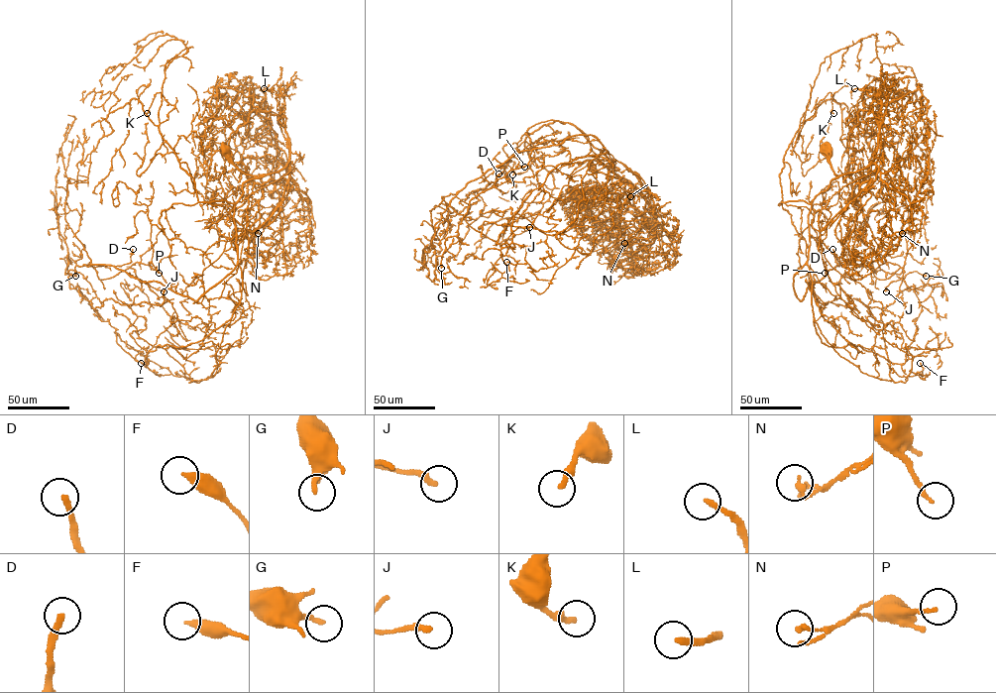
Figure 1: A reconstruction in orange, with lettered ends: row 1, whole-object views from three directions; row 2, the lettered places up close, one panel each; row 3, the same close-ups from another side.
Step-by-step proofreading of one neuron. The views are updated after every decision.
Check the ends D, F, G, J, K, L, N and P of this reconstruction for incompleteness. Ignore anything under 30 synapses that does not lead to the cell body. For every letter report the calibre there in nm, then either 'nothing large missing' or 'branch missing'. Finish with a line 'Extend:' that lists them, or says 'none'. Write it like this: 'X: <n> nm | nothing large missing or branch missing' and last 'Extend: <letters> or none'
D: 240 nm | branch missing
F: 360 nm | nothing large missing
G: 200 nm | nothing large missing
J: 240 nm | nothing large missing
K: 280 nm | nothing large missing
L: 200 nm | branch missing
N: 200 nm | nothing large missing
P: 130 nm | nothing large missing
Extend: D, L

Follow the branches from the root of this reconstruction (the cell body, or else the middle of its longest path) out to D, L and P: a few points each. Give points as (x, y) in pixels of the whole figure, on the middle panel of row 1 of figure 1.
D: (589, 167), (629, 182), (608, 171), (604, 146), (592, 135), (516, 152), (482, 177), (494, 182), (498, 173)
L: (589, 167), (639, 191), (655, 213), (647, 226), (650, 228), (644, 229), (637, 221), (630, 196)
P: (589, 167), (629, 182), (575, 126), (552, 120), (525, 133), (530, 143), (516, 158), (524, 167)

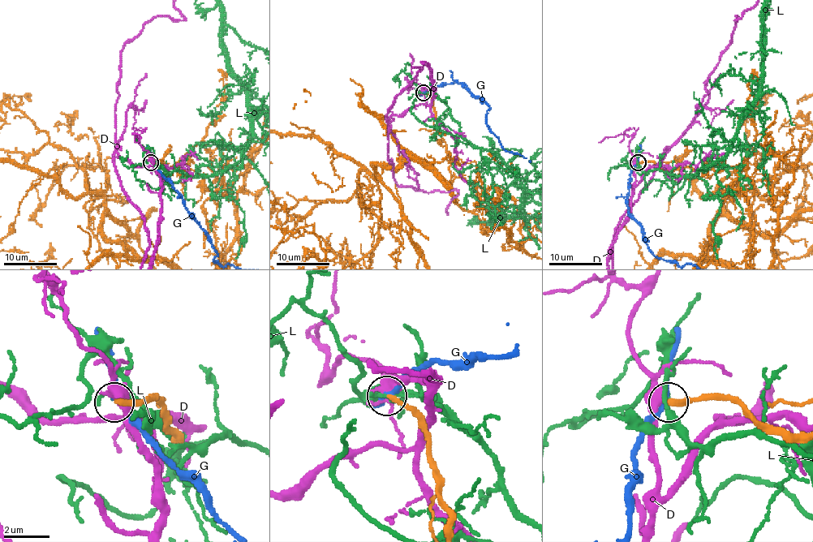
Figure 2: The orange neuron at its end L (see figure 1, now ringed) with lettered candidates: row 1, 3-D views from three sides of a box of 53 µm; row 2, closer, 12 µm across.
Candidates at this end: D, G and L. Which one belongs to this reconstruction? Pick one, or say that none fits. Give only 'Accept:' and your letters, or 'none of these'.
Accept: none of these

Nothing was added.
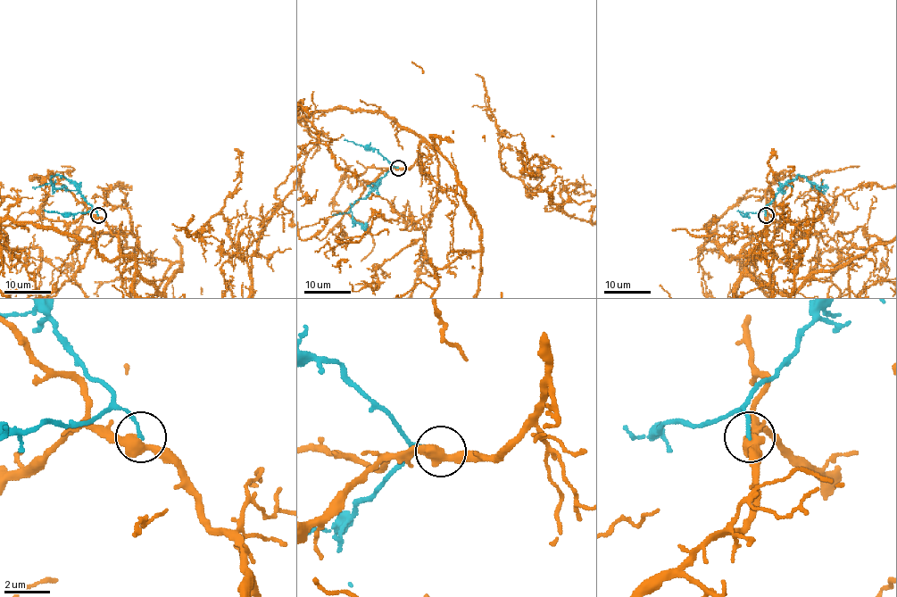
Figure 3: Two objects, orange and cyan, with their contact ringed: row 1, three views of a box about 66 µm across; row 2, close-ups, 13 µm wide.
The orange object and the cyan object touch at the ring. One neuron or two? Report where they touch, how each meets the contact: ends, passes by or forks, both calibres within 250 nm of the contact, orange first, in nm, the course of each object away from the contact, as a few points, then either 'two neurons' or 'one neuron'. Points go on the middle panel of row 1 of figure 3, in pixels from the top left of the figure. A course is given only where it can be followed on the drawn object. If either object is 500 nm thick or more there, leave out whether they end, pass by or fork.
place (398, 168); orange passes by; cyan ends; calibres 480 and 140 nm; course cyan (398, 168), (394, 167), (351, 208), (352, 217), (364, 228), (367, 226); two neurons

